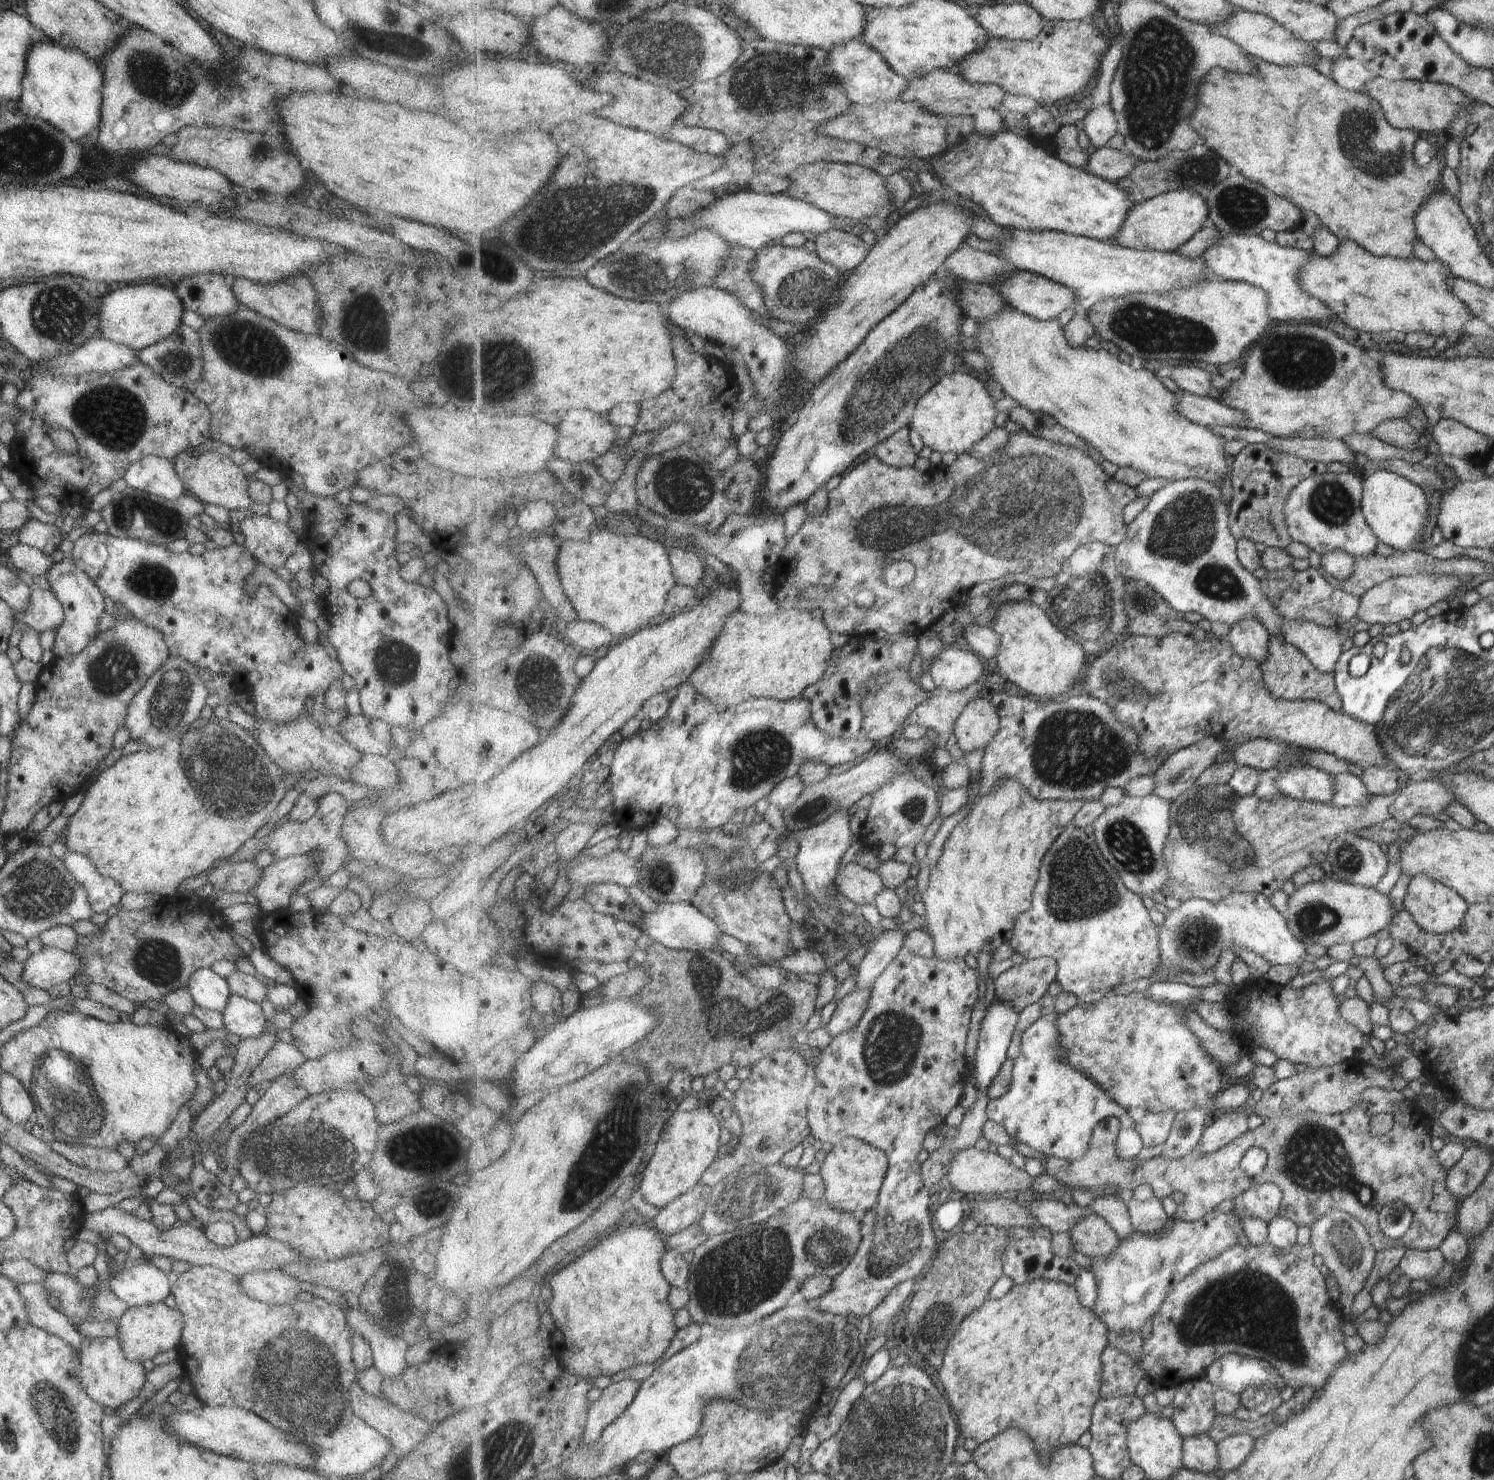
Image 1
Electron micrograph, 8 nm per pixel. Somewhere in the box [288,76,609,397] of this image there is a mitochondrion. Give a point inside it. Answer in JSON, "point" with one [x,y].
{"point":[363,321]}

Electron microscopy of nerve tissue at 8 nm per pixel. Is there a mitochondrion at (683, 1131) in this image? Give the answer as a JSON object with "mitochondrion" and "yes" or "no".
{"mitochondrion":"no"}

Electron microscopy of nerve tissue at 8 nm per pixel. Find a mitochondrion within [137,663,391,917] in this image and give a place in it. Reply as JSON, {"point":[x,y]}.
{"point":[229,772]}

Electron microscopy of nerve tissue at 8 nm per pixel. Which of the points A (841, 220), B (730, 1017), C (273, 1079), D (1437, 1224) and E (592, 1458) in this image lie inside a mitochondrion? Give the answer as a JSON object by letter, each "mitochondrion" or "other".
{"A":"other","B":"mitochondrion","C":"other","D":"other","E":"mitochondrion"}

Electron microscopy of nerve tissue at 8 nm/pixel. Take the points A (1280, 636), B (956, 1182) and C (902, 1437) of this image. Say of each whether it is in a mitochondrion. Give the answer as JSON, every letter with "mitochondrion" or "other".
{"A":"other","B":"other","C":"mitochondrion"}

